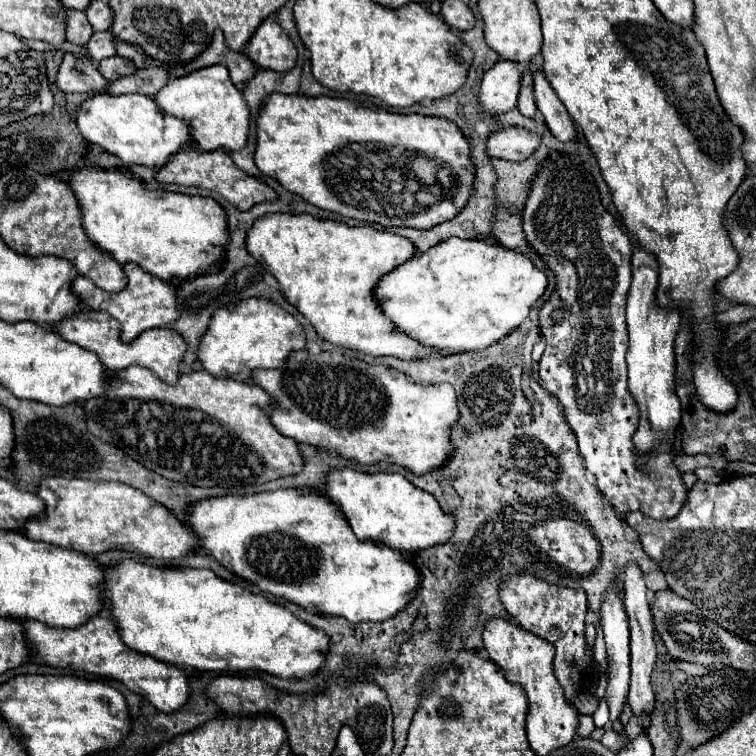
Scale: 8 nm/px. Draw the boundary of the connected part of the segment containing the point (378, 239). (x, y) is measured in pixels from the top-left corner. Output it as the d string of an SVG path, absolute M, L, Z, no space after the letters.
M268 214L254 222L254 228L246 240L250 254L256 260L266 262L268 270L274 272L276 280L282 284L286 300L312 322L320 338L370 356L394 356L400 360L420 360L432 352L432 348L410 338L394 322L390 322L374 296L374 288L384 274L418 256L416 246L408 238L380 232L370 226L348 226L344 222L318 220L310 214Z

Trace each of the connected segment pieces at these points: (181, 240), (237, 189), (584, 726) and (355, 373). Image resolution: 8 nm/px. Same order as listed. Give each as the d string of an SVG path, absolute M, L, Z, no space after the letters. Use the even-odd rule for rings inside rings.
M86 168L68 182L82 206L82 222L90 240L118 264L136 262L142 270L166 282L204 274L224 258L230 242L224 208L214 198L148 190L136 178L118 170Z
M184 148L182 152L178 152L178 156L174 156L166 166L158 170L156 180L164 184L186 184L186 186L200 186L200 188L212 190L220 194L224 200L236 204L240 210L250 210L254 204L278 198L278 194L270 186L248 176L244 170L240 170L230 158L230 154L224 150L202 152L196 148Z
M580 715L577 734L581 737L590 737L596 728L593 717L588 715Z
M308 350L294 352L282 368L256 370L252 382L278 400L270 414L278 432L300 444L314 444L326 452L336 452L342 458L356 460L362 466L388 462L404 466L412 474L426 474L440 468L454 452L450 432L458 424L460 412L456 392L450 384L418 386L400 370L384 364L372 366L340 352L310 354Z

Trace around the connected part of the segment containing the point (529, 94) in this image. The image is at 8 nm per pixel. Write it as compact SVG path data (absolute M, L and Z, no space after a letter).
M524 70L522 88L520 88L520 96L518 96L518 110L520 110L524 116L530 116L530 118L534 118L534 114L538 112L532 86L534 86L534 82L532 82L532 72L530 72L530 70Z

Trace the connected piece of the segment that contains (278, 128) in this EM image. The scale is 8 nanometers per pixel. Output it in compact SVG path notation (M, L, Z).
M270 96L266 100L266 112L256 120L256 128L258 148L254 162L262 174L276 178L286 190L322 210L338 212L360 222L376 222L384 228L408 226L428 230L458 216L474 190L476 168L470 158L470 144L456 122L446 118L404 116L382 108L372 110L346 98Z

